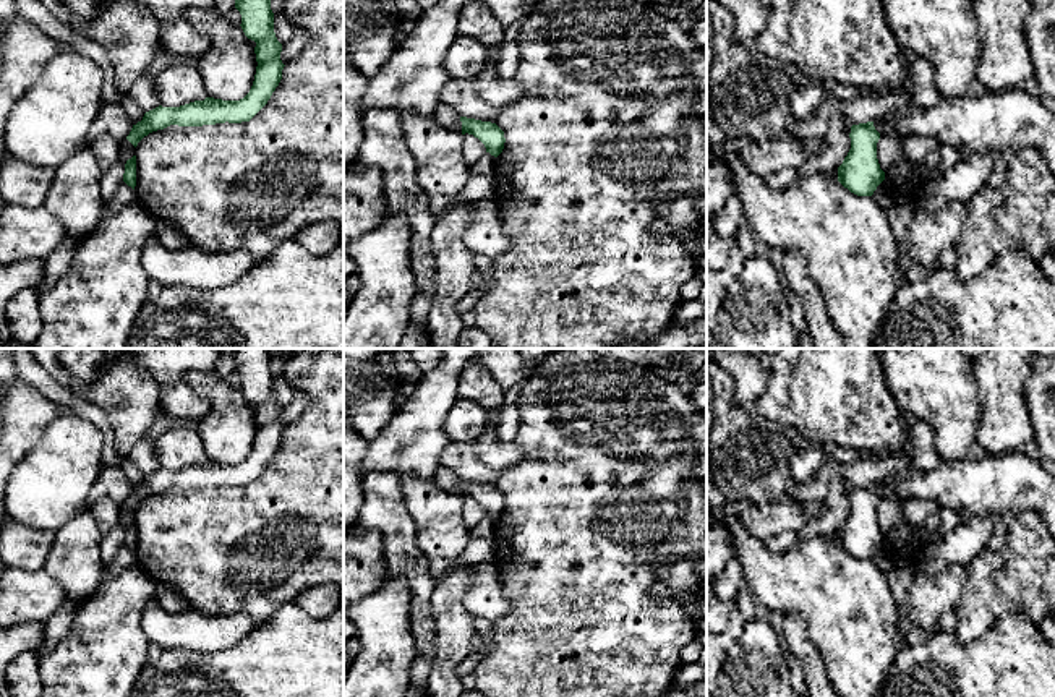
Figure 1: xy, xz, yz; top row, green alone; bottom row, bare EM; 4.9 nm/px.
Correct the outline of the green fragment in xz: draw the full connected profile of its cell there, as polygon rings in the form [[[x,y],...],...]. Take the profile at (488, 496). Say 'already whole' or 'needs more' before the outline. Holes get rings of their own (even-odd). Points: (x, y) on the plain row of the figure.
already whole; [[[460,480],[460,485],[462,498],[468,496],[478,501],[485,507],[486,515],[489,515],[494,520],[498,520],[502,515],[506,501],[504,494],[496,486],[467,480]]]

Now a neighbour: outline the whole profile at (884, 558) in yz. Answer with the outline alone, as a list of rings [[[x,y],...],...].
[[[883,543],[877,553],[873,554],[872,561],[880,567],[885,574],[888,574],[895,566],[896,561],[890,551],[890,548]]]

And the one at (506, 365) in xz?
[[[478,348],[478,358],[504,391],[525,379],[523,365],[527,361],[519,348]]]

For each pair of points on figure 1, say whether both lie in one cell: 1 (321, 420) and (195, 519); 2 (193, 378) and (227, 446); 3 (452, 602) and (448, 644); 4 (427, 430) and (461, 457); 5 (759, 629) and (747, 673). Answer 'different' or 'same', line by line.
1: same
2: same
3: same
4: different
5: same

